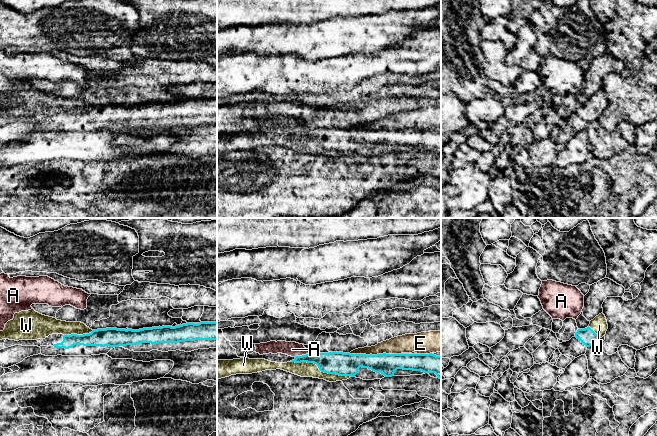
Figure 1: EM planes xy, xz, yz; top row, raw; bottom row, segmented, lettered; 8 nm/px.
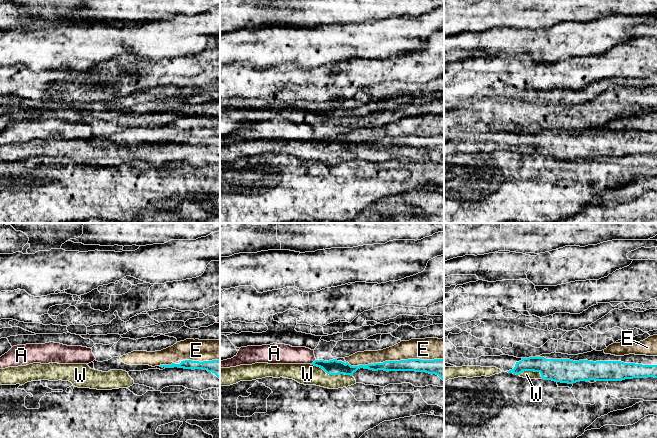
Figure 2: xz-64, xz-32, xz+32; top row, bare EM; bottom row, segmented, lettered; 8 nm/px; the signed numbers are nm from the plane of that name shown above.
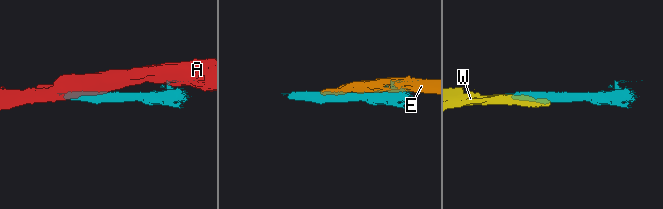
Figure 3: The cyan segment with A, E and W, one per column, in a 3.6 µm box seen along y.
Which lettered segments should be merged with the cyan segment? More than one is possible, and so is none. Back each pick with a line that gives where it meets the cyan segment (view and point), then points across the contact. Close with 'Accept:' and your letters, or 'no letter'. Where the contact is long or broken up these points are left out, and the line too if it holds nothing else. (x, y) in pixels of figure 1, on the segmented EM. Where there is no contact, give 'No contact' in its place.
W: Touches cyan at xz (320, 370)
Accept: W

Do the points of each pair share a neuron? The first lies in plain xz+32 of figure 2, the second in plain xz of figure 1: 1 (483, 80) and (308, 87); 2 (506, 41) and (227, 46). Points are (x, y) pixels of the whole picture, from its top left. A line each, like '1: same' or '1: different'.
1: same
2: same

